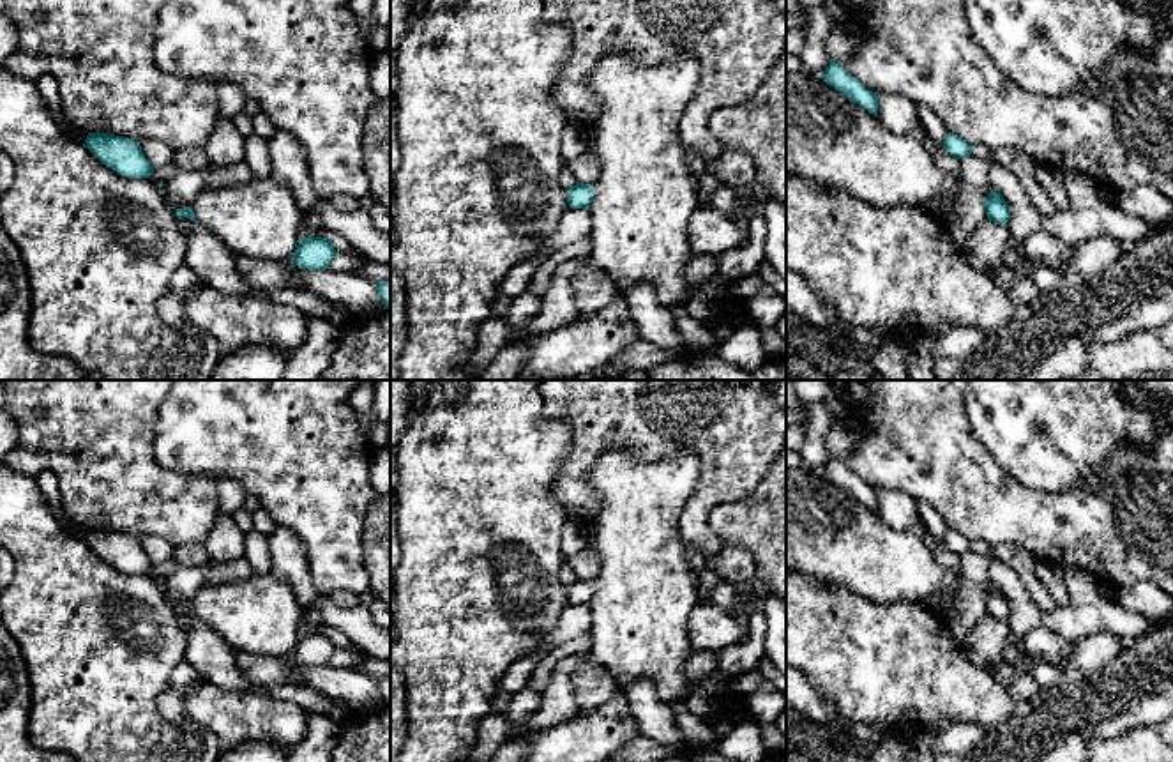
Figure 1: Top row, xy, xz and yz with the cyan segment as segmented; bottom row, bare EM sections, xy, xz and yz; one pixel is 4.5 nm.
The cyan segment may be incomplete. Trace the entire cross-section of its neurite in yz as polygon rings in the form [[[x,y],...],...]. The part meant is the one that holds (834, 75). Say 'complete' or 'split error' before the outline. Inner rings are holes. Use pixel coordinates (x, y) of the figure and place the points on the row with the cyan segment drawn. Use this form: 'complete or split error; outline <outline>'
complete; outline [[[830,62],[825,67],[823,81],[843,92],[848,99],[851,99],[869,113],[878,115],[876,92],[866,88],[855,76],[848,74],[839,62]]]

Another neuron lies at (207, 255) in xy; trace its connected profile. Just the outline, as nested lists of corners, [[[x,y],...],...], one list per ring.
[[[189,217],[182,221],[187,226],[189,240],[185,263],[198,279],[223,293],[249,293],[251,286],[238,274],[230,248],[200,223]]]

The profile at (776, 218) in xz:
[[[767,198],[763,217],[767,221],[765,258],[786,279],[786,210],[776,200]]]

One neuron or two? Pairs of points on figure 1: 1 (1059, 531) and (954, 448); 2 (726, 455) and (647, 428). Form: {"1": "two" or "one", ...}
{"1": "one", "2": "one"}

